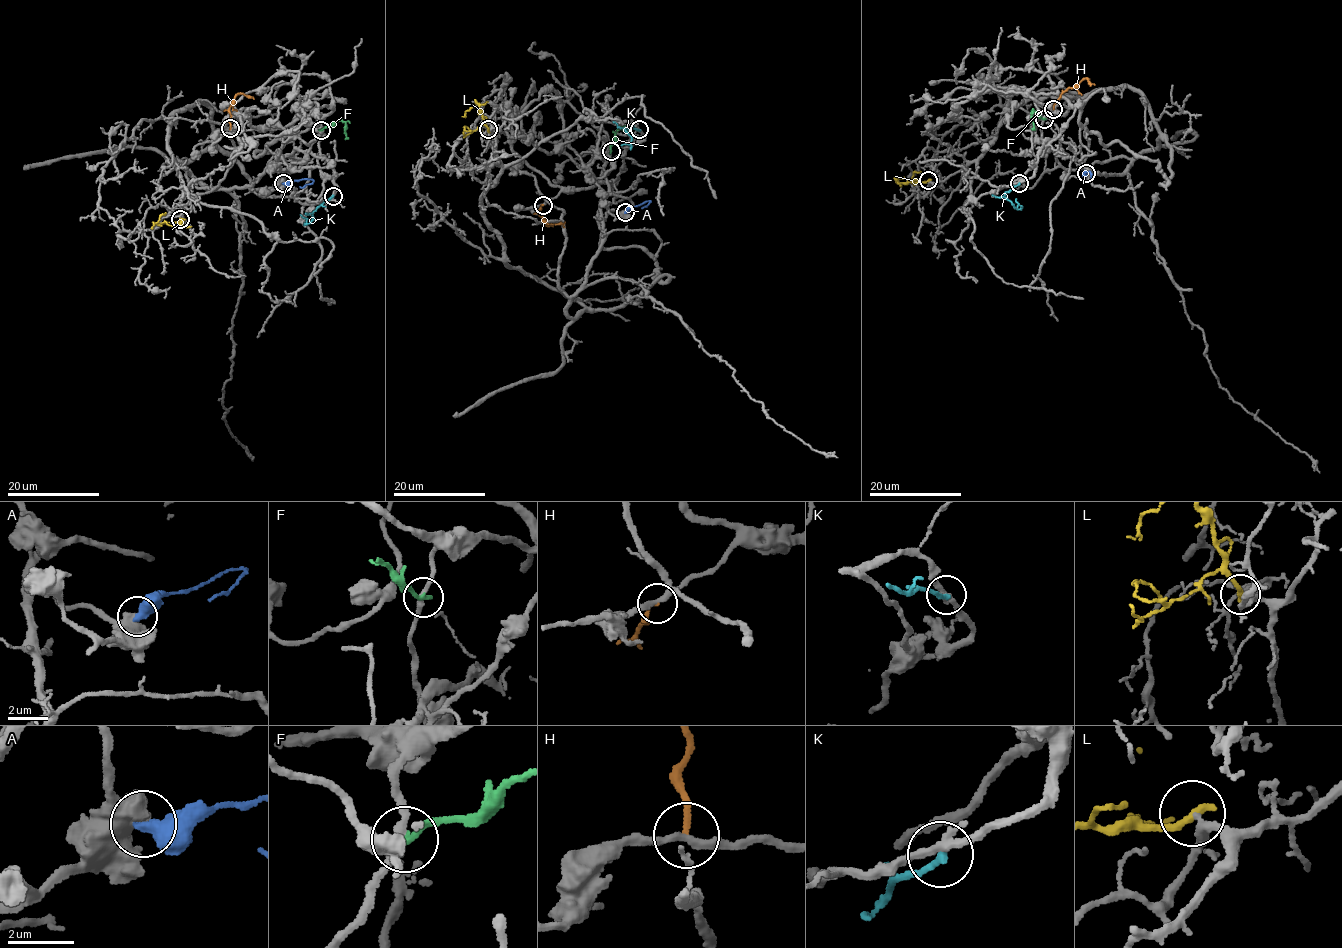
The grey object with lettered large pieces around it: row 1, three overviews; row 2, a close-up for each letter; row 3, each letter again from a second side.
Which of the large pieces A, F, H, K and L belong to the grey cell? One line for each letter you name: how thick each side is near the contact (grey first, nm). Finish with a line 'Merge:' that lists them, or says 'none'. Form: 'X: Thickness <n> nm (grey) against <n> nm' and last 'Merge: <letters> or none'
Merge: none

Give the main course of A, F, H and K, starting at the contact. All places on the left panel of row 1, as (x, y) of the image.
A: (283, 183), (304, 179), (313, 181), (299, 187)
F: (321, 129), (342, 120), (345, 124), (345, 139)
H: (230, 128), (228, 111), (236, 95), (243, 94), (254, 99)
K: (333, 196), (314, 211), (309, 224), (300, 214)

